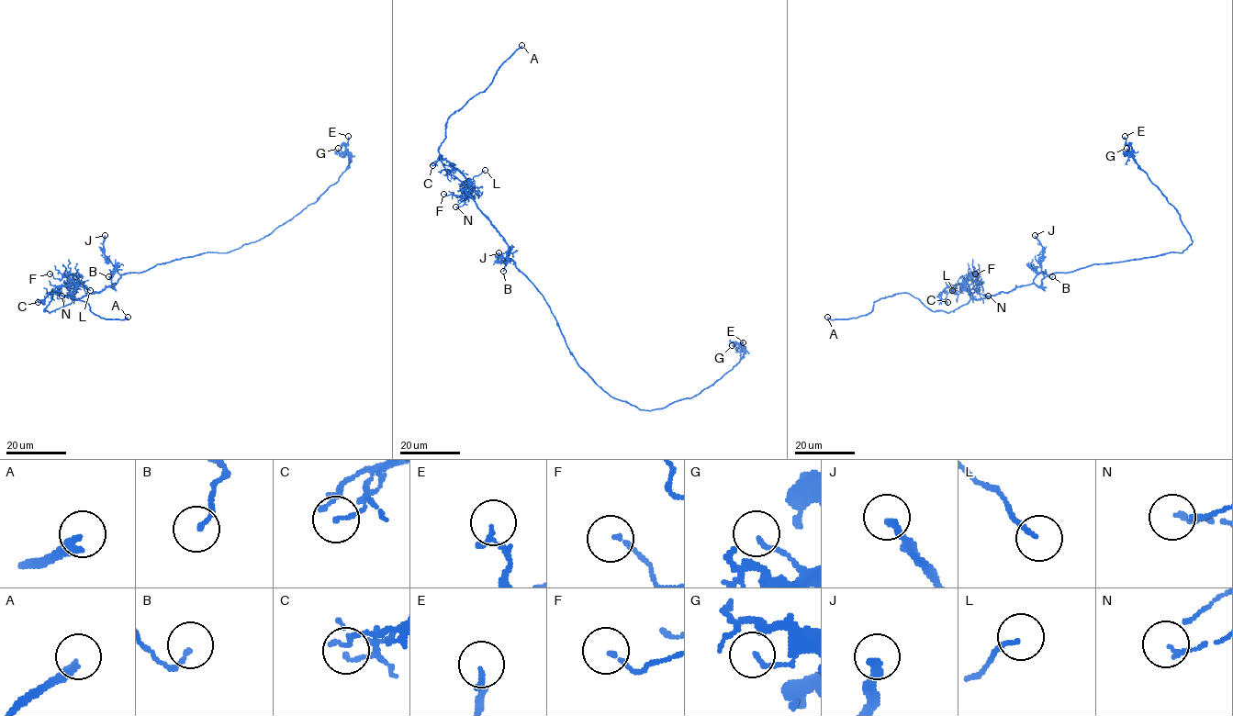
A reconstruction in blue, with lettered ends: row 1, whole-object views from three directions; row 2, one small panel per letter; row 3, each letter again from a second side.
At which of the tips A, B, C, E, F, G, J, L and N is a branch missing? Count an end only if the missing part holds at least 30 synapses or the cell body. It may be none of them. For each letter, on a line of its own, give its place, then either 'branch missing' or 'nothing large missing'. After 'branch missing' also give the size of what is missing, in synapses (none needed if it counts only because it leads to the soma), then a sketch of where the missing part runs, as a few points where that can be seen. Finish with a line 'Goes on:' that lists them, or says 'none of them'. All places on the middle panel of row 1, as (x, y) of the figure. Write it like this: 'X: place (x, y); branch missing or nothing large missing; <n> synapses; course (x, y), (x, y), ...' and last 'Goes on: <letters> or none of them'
A: place (521, 45); branch missing; course (521, 45), (535, 36)
B: place (503, 271); nothing large missing
C: place (432, 165); nothing large missing
E: place (743, 342); nothing large missing
F: place (443, 194); nothing large missing
G: place (732, 345); nothing large missing
J: place (498, 252); nothing large missing
L: place (485, 170); nothing large missing
N: place (455, 206); nothing large missing
Goes on: A

